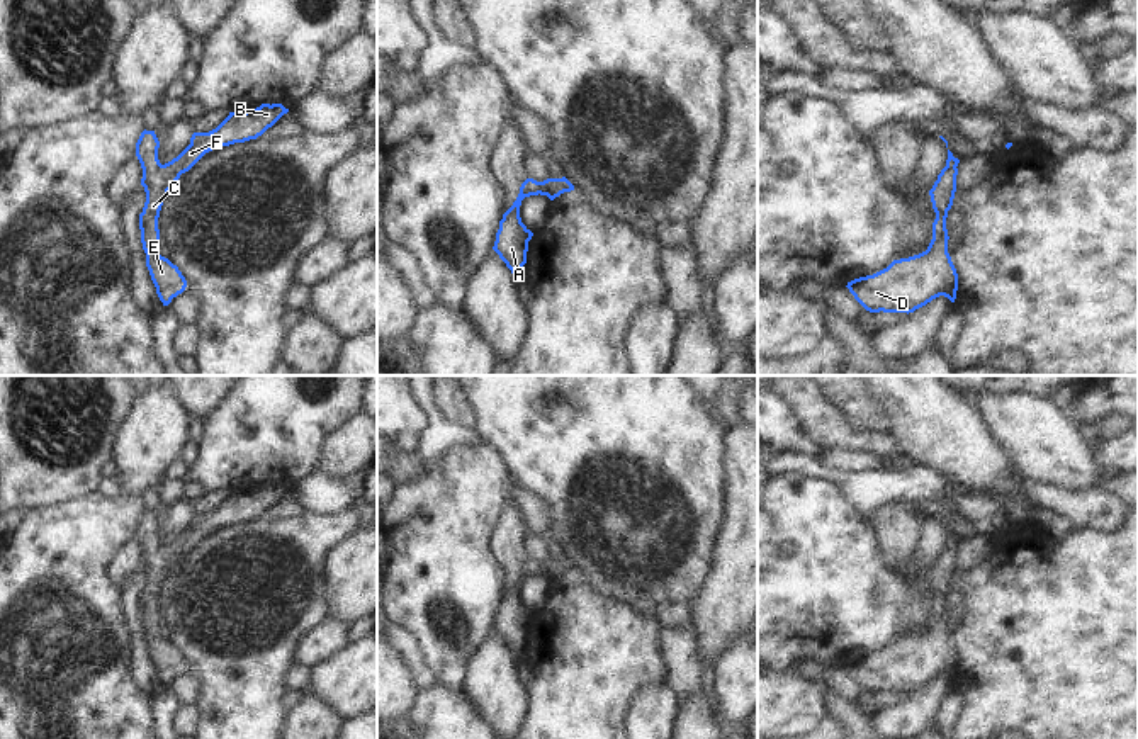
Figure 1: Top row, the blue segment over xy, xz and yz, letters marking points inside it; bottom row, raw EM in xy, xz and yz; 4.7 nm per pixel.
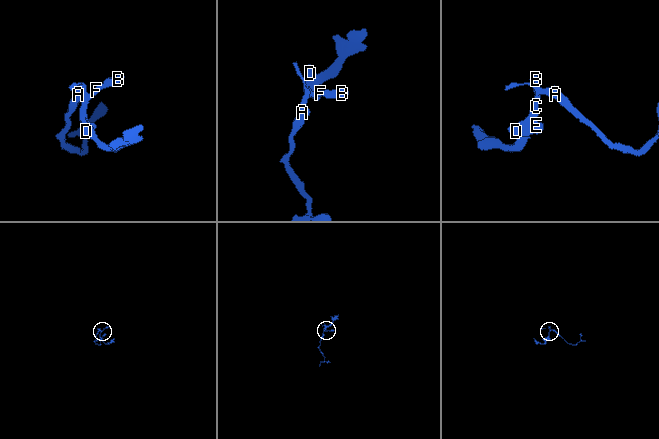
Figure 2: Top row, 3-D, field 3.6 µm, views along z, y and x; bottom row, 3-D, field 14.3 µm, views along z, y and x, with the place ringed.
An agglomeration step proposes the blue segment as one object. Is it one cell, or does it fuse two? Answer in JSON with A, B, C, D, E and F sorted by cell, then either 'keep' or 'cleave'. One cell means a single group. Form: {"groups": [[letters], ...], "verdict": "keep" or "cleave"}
{"groups": [["A", "B", "C", "D", "E", "F"]], "verdict": "keep"}

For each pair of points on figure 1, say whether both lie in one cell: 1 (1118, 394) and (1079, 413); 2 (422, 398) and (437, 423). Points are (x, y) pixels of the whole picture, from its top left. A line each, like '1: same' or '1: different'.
1: same
2: same

